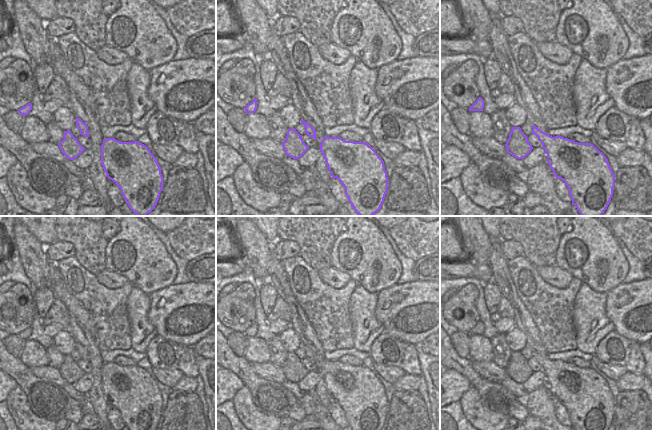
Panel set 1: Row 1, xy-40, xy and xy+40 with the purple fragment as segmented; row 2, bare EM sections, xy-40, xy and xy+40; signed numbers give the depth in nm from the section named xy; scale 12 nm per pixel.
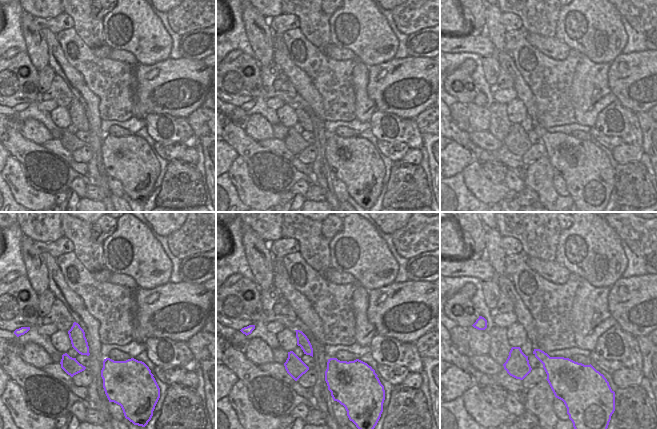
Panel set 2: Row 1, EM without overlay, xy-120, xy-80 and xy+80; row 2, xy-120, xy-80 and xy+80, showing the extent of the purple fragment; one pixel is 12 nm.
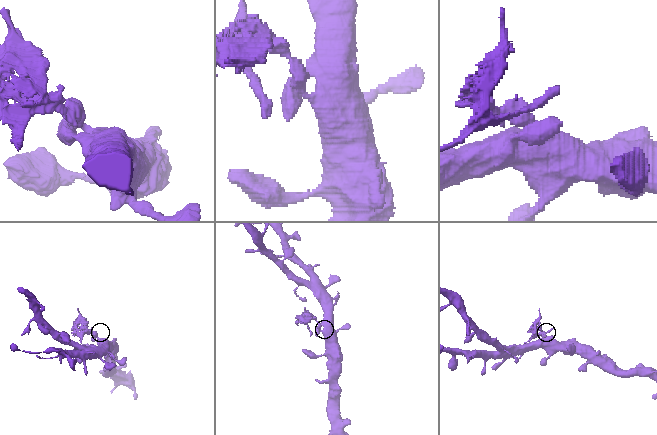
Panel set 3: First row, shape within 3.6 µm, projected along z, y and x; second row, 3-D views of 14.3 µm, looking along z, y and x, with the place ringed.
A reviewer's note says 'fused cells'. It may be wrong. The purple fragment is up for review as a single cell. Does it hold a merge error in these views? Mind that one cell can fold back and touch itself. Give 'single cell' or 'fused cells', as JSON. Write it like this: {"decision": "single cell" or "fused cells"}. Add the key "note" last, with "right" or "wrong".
{"decision": "fused cells", "note": "right"}

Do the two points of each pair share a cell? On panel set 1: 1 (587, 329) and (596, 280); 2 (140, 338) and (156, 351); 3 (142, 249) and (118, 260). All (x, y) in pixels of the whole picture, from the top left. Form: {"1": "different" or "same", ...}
{"1": "different", "2": "different", "3": "same"}

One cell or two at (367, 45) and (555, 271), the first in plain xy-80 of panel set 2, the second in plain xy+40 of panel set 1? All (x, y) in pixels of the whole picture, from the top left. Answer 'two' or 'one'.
two

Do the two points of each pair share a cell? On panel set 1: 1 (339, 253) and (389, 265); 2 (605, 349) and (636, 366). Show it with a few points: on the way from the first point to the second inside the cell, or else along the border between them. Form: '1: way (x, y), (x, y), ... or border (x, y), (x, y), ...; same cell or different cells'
1: way (351, 253), (354, 253), (360, 259), (377, 258); same cell
2: way (609, 337), (618, 337), (627, 354); same cell

